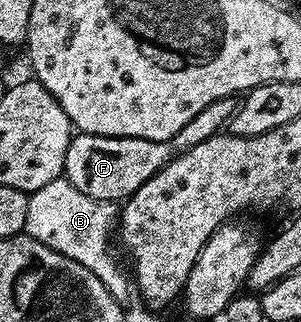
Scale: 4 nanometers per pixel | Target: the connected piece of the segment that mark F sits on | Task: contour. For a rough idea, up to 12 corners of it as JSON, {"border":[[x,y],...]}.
{"border":[[76,132],[67,181],[122,203],[171,162],[168,142]]}

